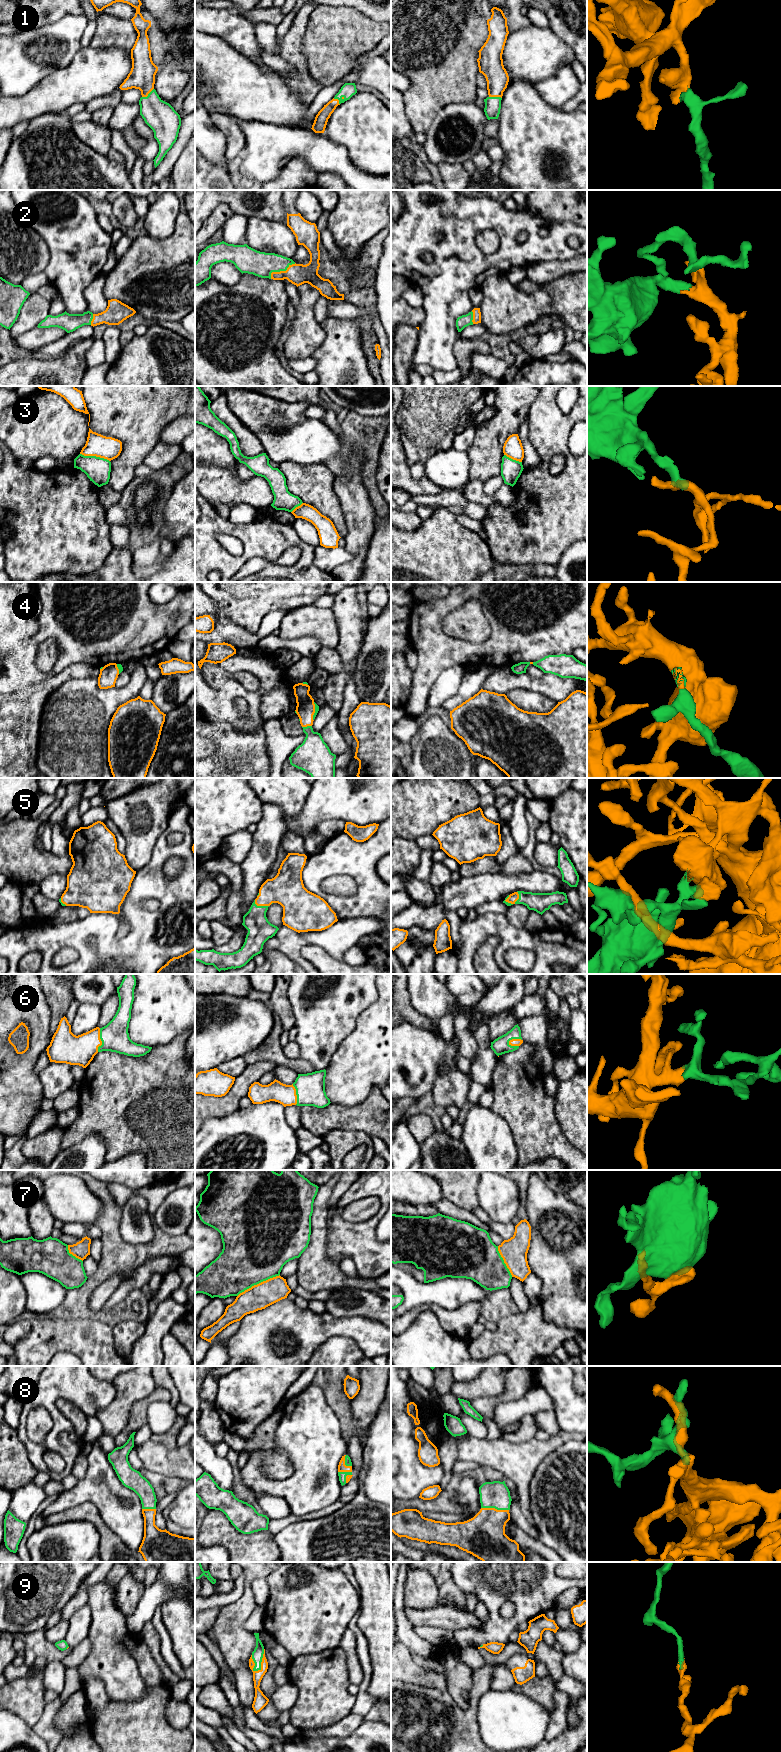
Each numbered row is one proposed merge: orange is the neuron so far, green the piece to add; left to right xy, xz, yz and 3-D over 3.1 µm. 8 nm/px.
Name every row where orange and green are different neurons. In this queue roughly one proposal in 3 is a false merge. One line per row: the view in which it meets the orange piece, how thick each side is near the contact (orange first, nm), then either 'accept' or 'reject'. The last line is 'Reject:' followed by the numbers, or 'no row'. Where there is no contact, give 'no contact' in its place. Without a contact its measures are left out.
1: xy | 200/240 nm | accept
2: xz | 170/200 nm | accept
3: xy | 180/200 nm | reject
4: xz | 160/280 nm | accept
5: xz | 280/190 nm | accept
6: yz | 60/130 nm | accept
7: xz | 200/480 nm | accept
8: yz | 340/220 nm | accept
9: xz | 80/90 nm | accept
Reject: 3

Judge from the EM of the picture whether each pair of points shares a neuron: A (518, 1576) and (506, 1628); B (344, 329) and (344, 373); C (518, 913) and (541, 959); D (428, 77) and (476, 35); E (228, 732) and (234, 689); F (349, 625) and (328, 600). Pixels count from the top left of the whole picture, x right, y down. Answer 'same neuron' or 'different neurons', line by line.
A: same neuron
B: same neuron
C: different neurons
D: same neuron
E: different neurons
F: different neurons

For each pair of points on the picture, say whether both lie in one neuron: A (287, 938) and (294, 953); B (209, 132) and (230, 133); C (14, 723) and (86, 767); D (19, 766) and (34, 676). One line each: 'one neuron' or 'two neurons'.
A: one neuron
B: two neurons
C: two neurons
D: two neurons

